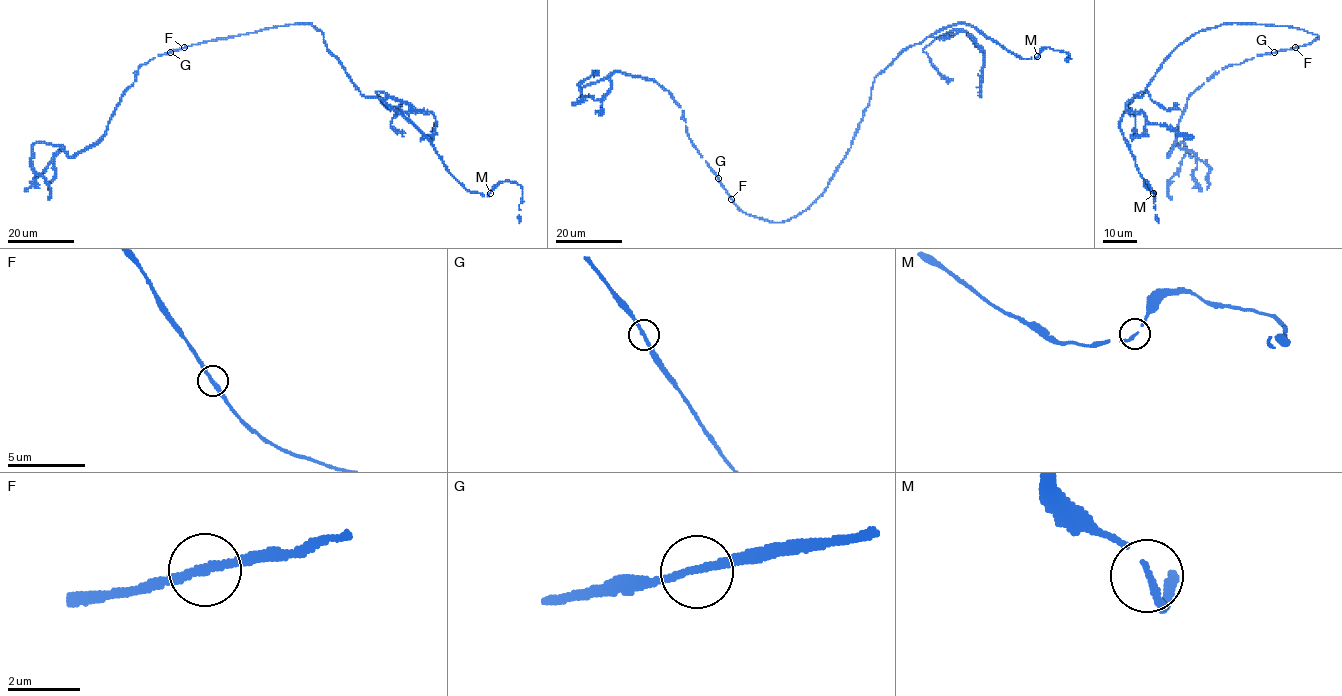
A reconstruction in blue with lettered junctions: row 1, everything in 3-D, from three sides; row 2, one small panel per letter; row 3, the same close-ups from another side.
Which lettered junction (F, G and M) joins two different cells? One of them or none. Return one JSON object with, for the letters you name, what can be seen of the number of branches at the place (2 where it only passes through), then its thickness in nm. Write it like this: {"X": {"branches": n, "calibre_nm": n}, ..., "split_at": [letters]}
{"split_at": []}

